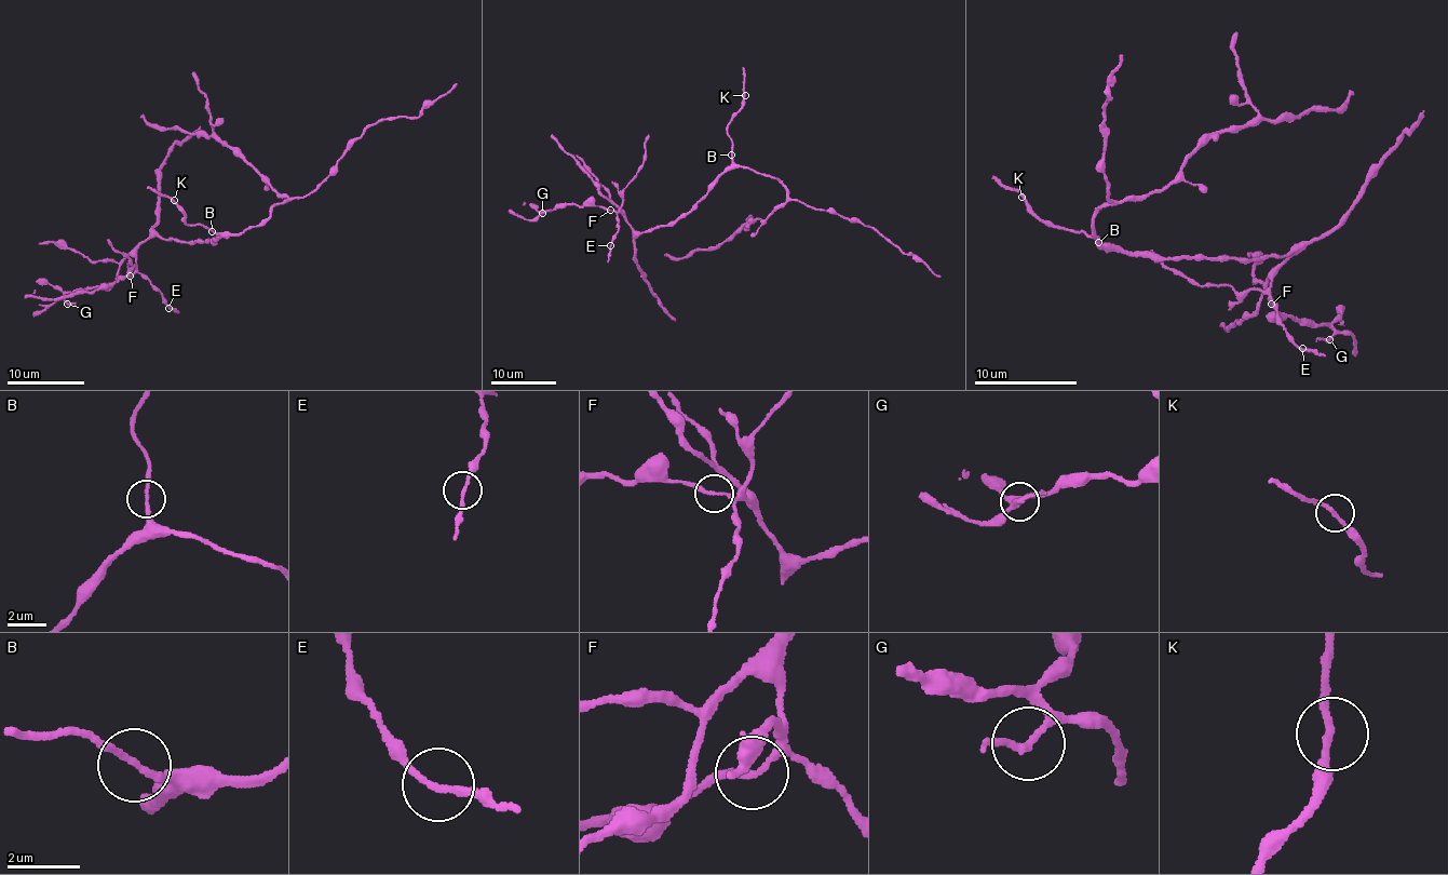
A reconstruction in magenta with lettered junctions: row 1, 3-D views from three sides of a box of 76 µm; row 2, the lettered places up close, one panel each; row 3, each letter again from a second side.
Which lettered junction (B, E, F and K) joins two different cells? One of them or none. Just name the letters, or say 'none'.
none

